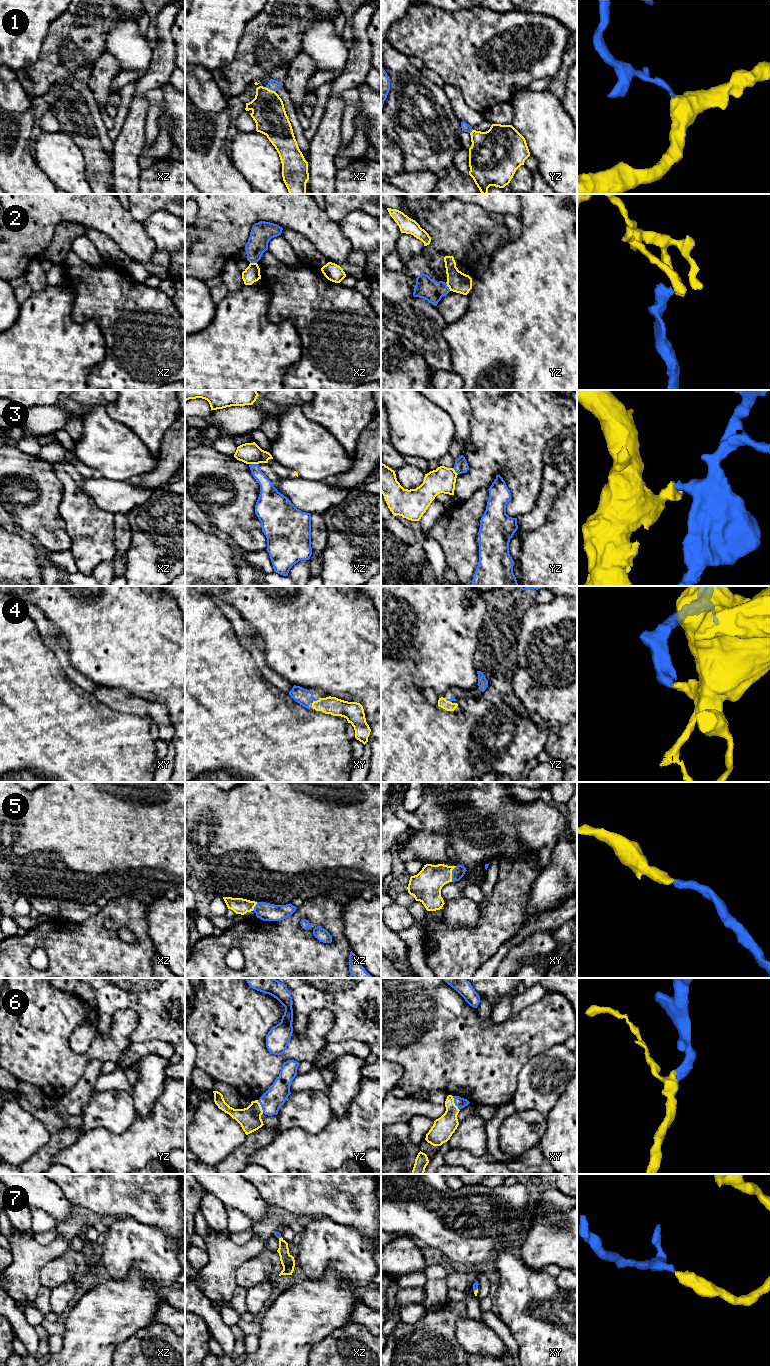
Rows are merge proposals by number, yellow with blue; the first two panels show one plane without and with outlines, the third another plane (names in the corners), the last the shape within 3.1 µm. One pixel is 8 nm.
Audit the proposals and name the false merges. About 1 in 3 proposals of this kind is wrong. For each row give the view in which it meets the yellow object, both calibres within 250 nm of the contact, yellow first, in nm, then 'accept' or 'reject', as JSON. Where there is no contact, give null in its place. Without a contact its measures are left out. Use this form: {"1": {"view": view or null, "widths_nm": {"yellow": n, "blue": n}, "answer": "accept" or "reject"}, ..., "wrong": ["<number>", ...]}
{"1": {"view": "xz", "widths_nm": {"yellow": 260, "blue": 90}, "answer": "reject"}, "2": {"view": "yz", "widths_nm": {"yellow": 170, "blue": 170}, "answer": "reject"}, "3": {"view": "xz", "widths_nm": {"yellow": 180, "blue": 130}, "answer": "reject"}, "4": {"view": "xy", "widths_nm": {"yellow": 140, "blue": 140}, "answer": "accept"}, "5": {"view": "xy", "widths_nm": {"yellow": 240, "blue": 100}, "answer": "accept"}, "6": {"view": "xy", "widths_nm": {"yellow": 170, "blue": 80}, "answer": "accept"}, "7": {"view": "xy", "widths_nm": {"yellow": 30, "blue": 50}, "answer": "accept"}, "wrong": ["1", "2", "3"]}

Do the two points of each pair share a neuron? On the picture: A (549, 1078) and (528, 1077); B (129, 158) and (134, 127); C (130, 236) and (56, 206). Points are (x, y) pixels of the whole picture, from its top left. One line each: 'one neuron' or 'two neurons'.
A: one neuron
B: one neuron
C: one neuron

